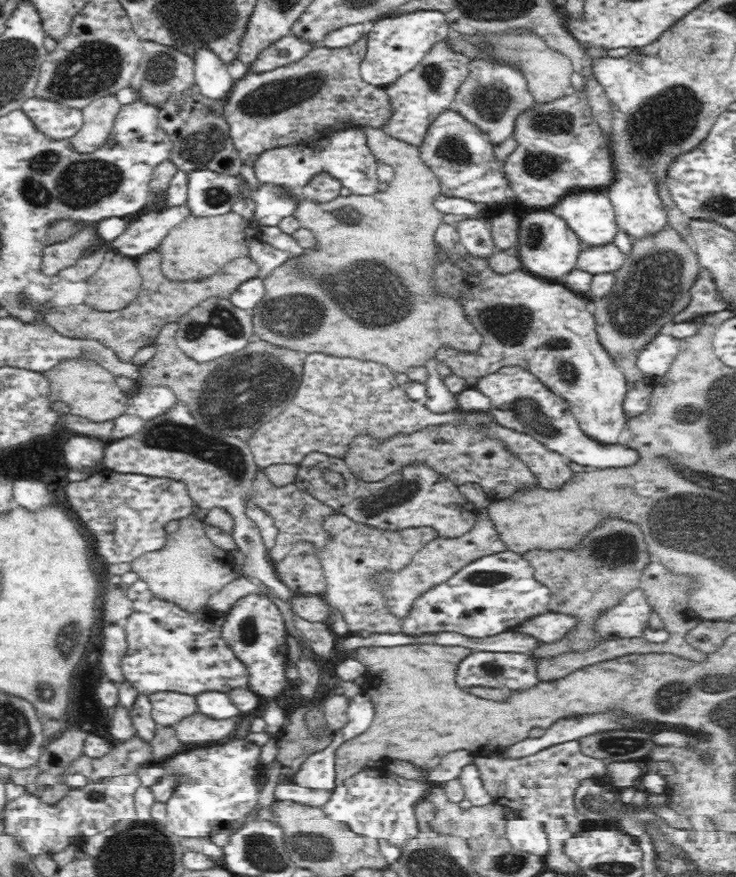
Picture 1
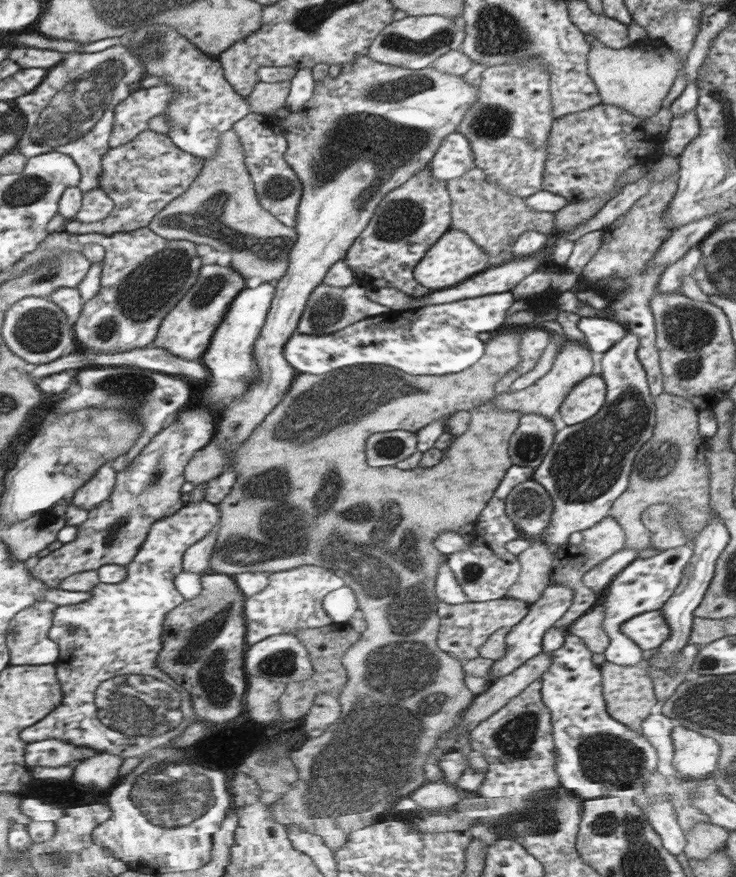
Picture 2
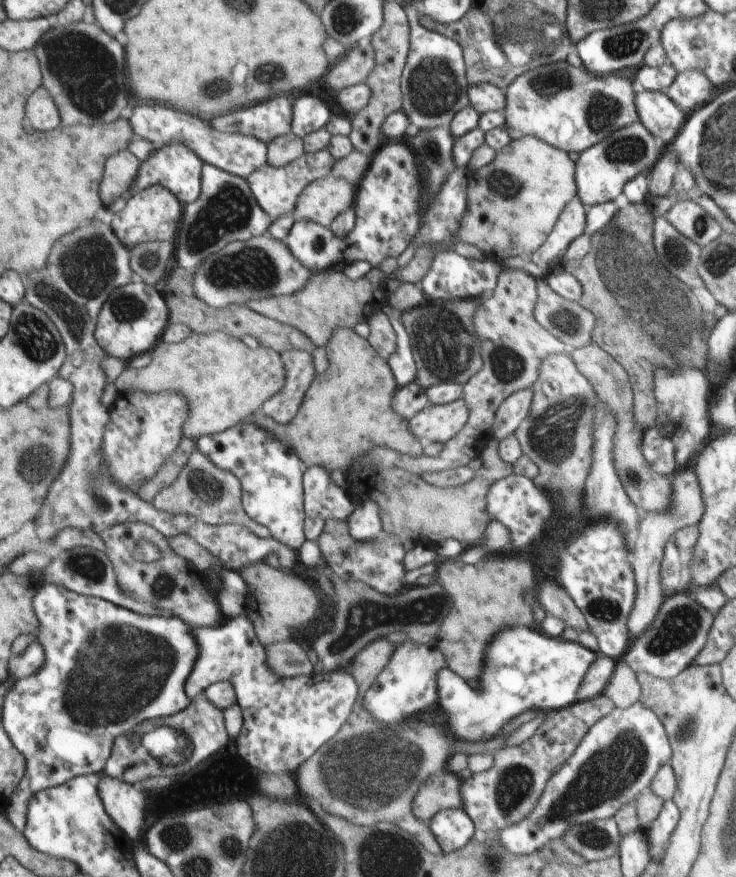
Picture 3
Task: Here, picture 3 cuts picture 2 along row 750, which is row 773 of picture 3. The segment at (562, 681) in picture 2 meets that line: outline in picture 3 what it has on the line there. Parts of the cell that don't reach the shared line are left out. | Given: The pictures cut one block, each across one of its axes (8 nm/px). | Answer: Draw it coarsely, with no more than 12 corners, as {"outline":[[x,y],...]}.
{"outline":[[643,704],[611,710],[499,846],[533,856],[613,818],[673,748]]}

